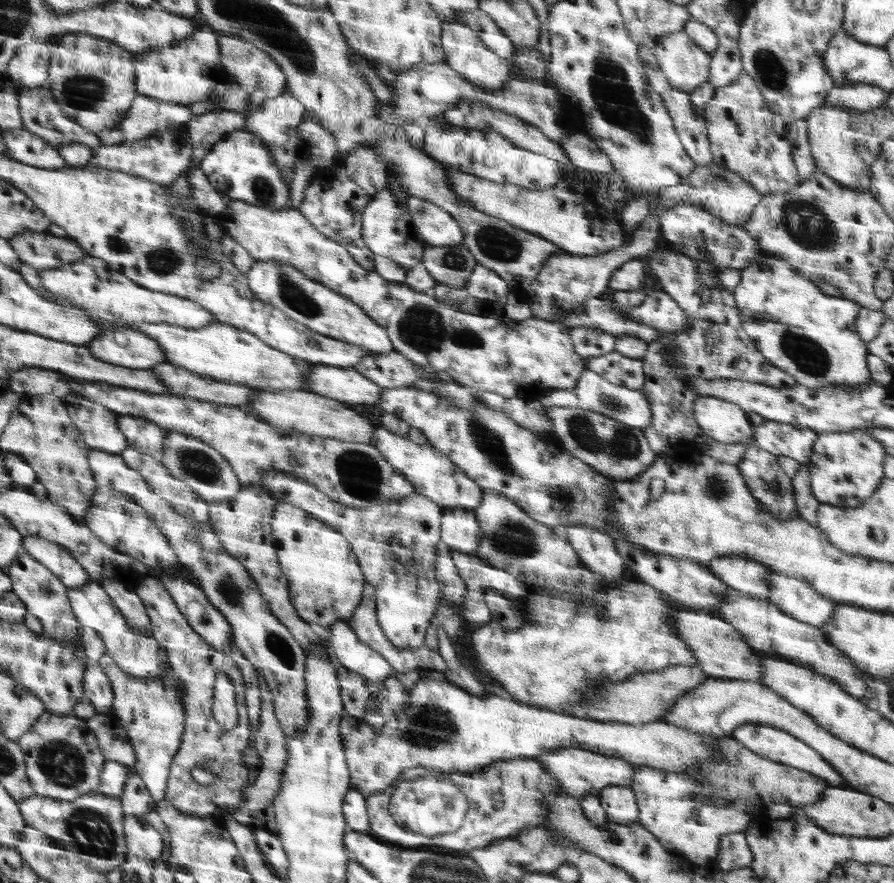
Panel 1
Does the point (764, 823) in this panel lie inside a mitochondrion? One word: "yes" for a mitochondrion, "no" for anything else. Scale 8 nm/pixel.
no

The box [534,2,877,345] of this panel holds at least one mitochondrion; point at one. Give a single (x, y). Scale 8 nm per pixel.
(610, 86)

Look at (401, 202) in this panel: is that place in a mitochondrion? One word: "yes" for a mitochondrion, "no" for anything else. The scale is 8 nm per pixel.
no

